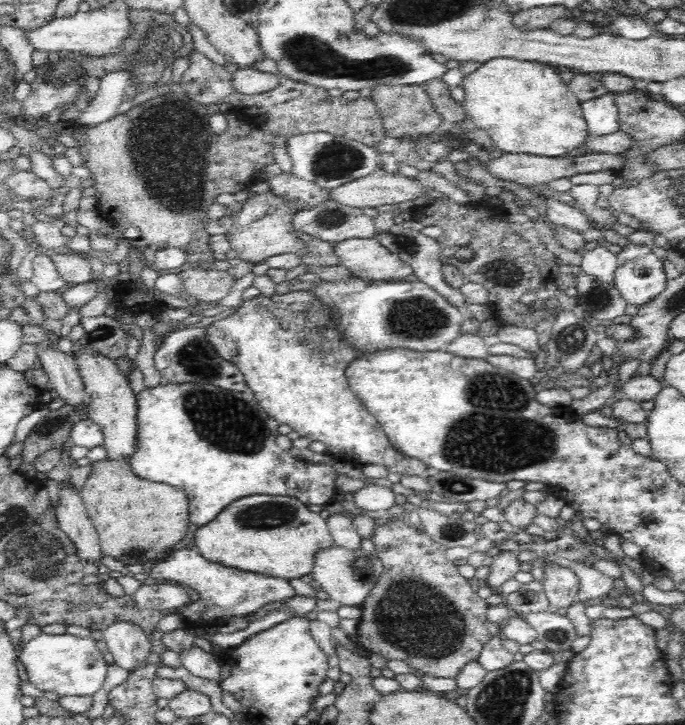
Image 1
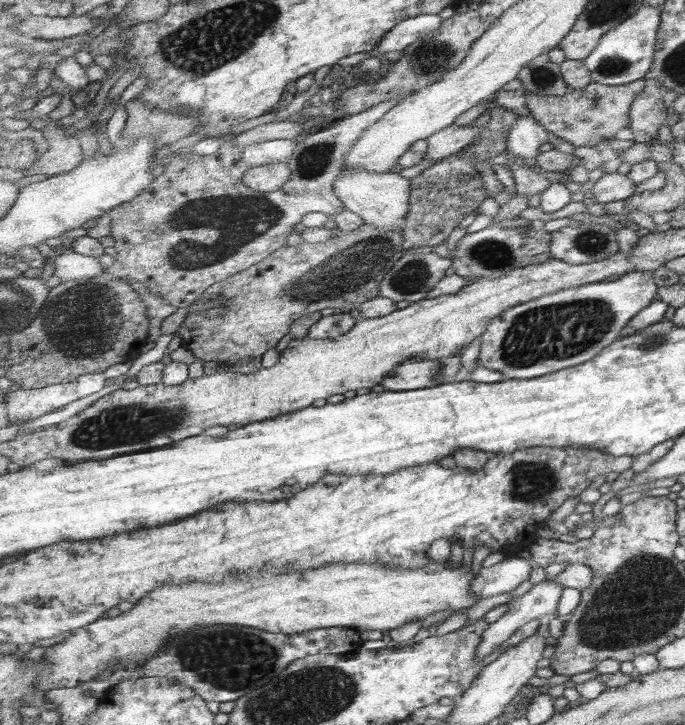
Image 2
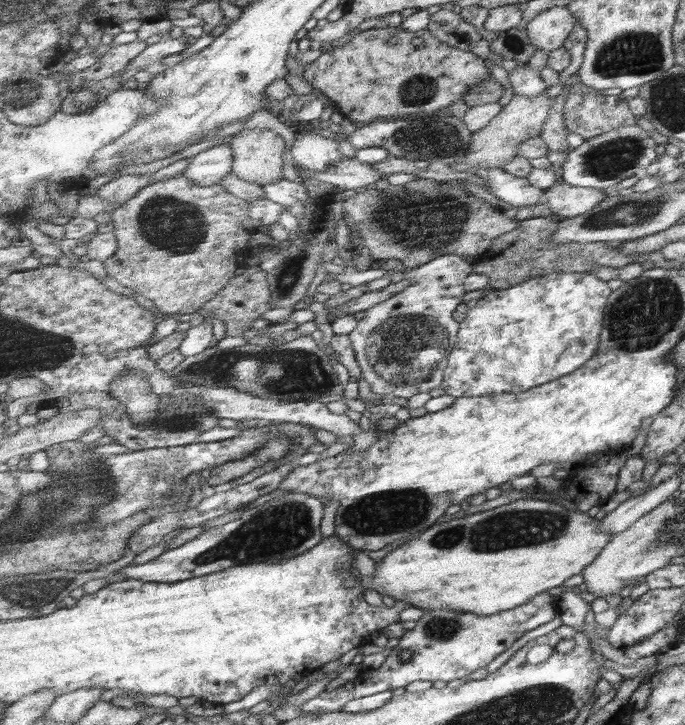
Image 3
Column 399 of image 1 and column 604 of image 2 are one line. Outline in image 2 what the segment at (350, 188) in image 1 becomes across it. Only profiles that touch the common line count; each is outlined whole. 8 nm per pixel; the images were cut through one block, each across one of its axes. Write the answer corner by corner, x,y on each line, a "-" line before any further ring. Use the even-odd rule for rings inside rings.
611,167
591,188
597,204
627,200
635,195
635,182
627,174
616,173

